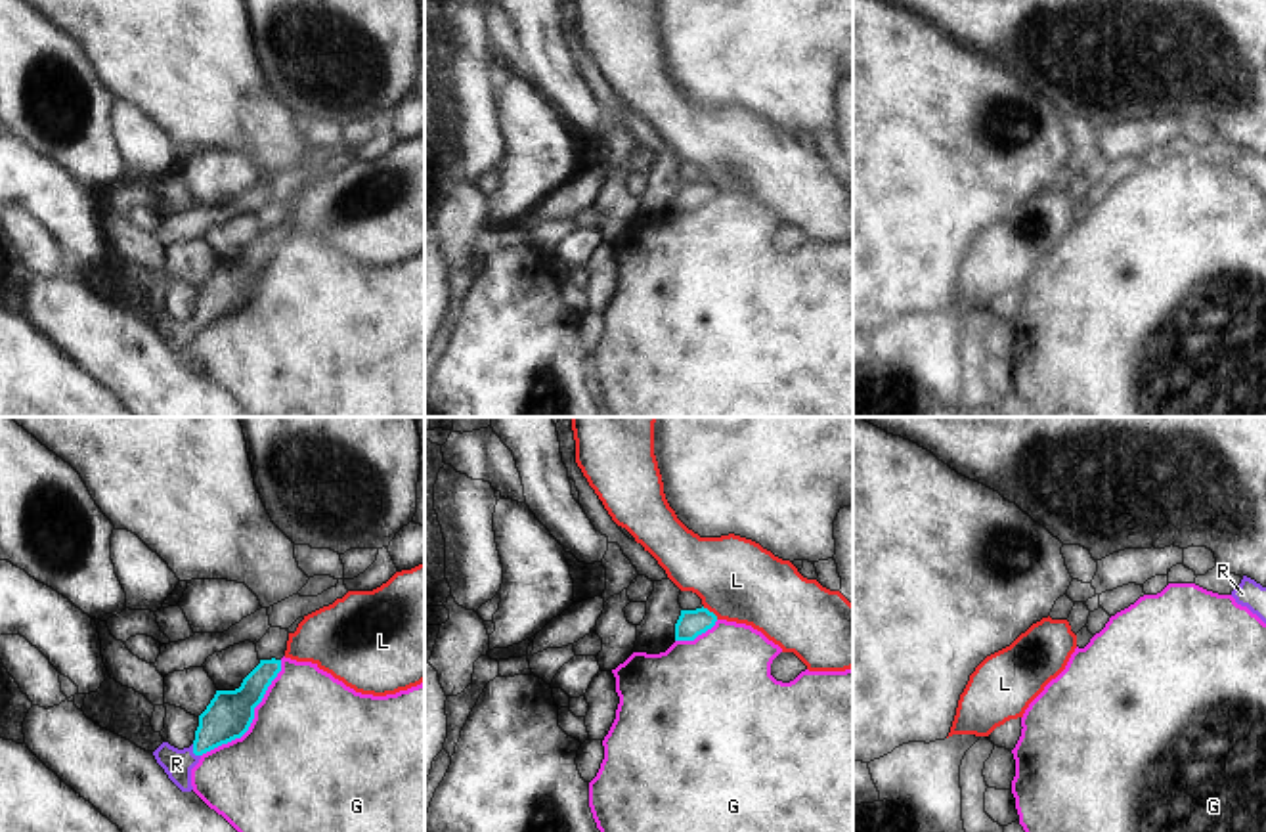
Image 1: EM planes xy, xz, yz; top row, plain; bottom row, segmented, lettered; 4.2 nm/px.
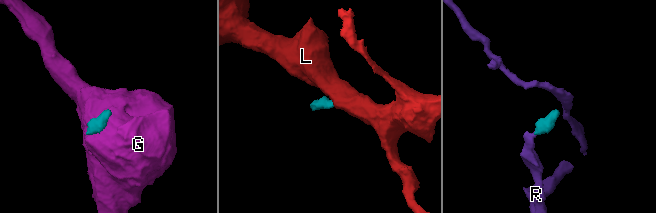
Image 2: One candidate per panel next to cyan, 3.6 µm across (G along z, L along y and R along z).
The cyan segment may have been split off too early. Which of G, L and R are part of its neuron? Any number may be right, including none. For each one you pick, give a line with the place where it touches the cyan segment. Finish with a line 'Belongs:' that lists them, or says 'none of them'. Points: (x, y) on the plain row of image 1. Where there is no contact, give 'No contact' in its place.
R: Touches cyan at xy (194, 324)
Belongs: R.

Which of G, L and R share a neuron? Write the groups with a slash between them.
G / L / R

